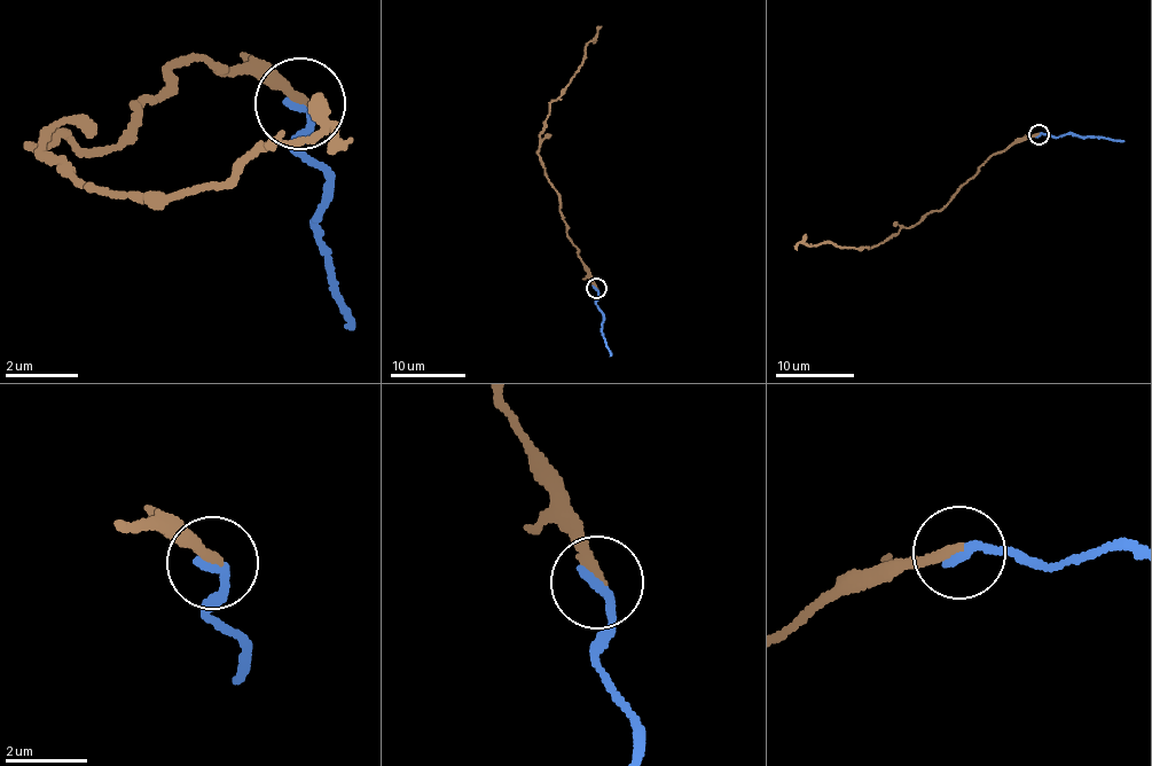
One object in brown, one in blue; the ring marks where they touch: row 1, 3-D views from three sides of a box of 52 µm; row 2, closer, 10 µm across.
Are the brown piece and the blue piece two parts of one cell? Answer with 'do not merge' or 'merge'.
merge

